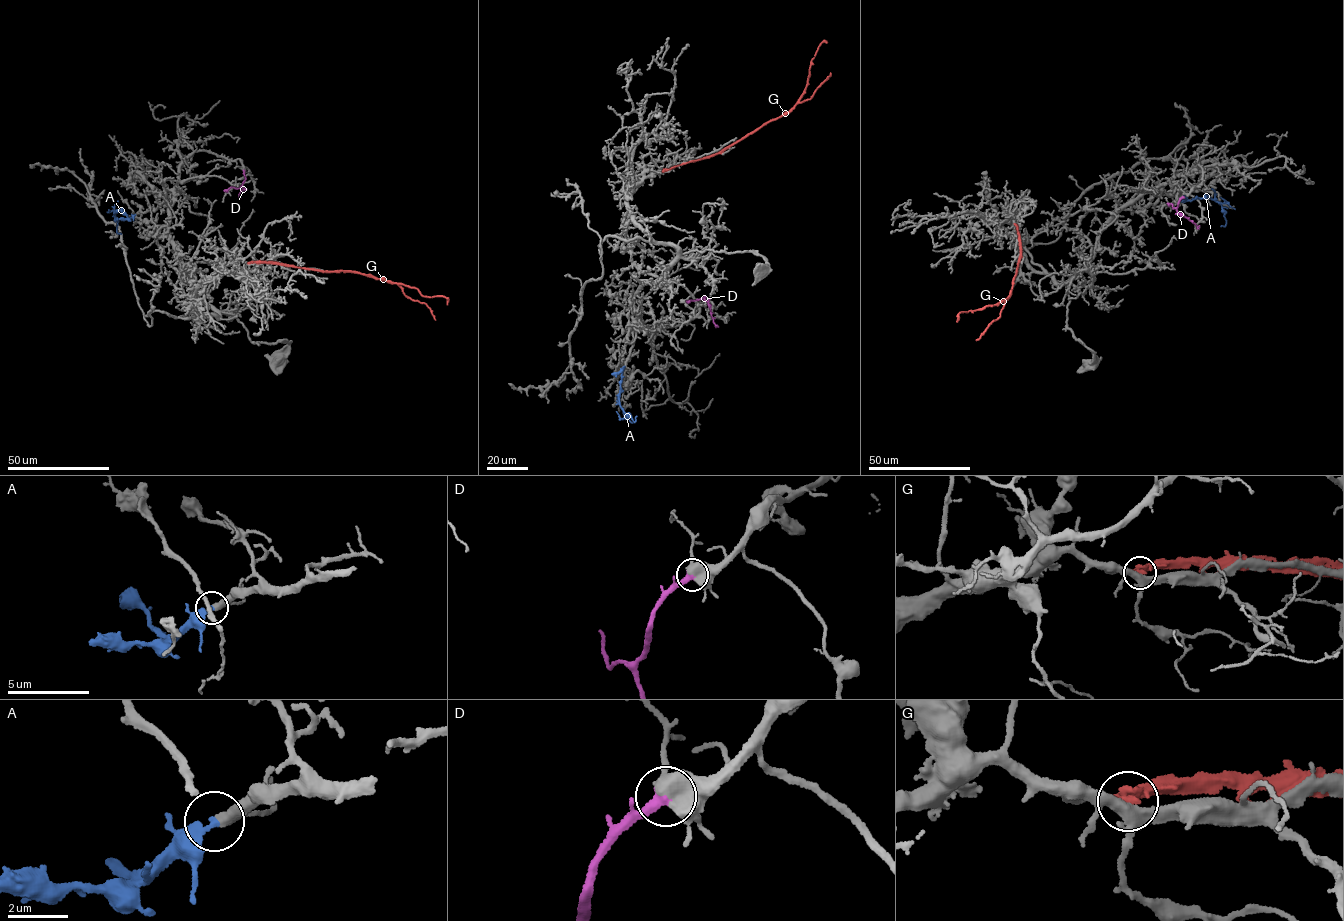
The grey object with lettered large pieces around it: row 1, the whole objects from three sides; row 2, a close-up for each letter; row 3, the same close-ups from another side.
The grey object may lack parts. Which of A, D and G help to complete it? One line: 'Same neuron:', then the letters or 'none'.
Same neuron: A, D

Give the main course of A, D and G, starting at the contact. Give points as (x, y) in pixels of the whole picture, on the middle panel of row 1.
A: (624, 366), (620, 406), (634, 422), (636, 416)
D: (703, 299), (705, 297), (718, 327)
G: (663, 170), (720, 153), (789, 111), (806, 87), (818, 48), (826, 42)

